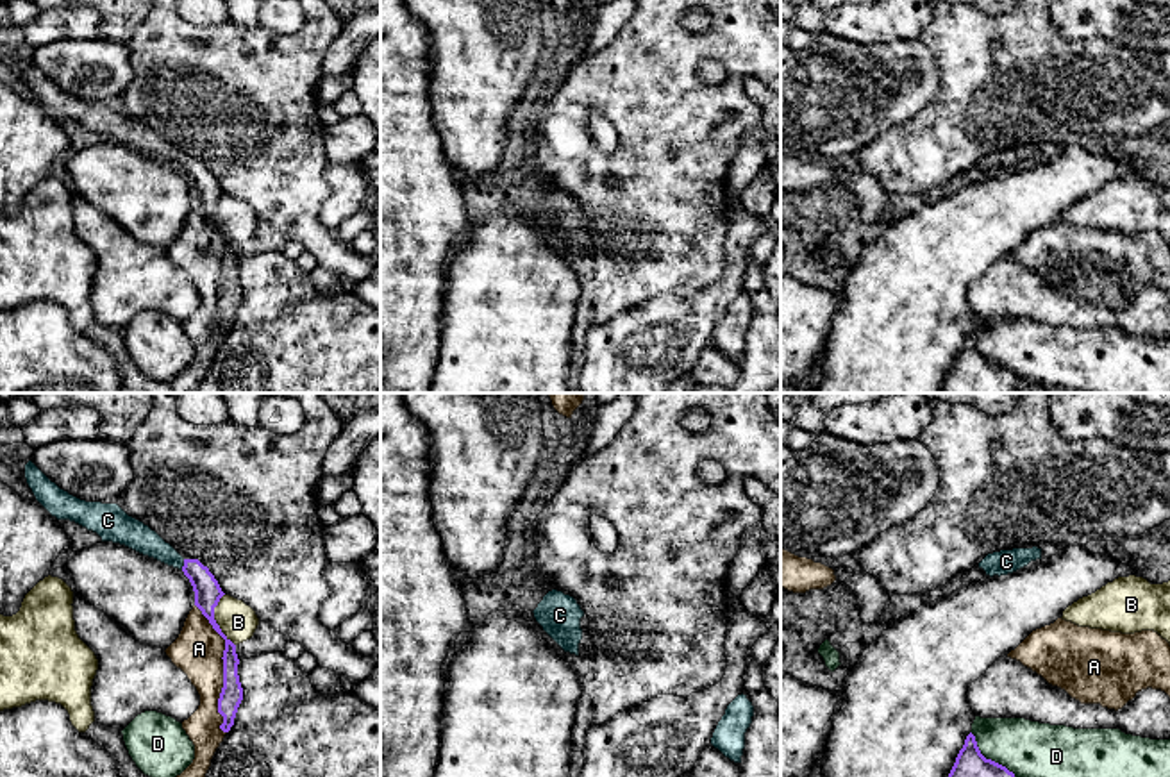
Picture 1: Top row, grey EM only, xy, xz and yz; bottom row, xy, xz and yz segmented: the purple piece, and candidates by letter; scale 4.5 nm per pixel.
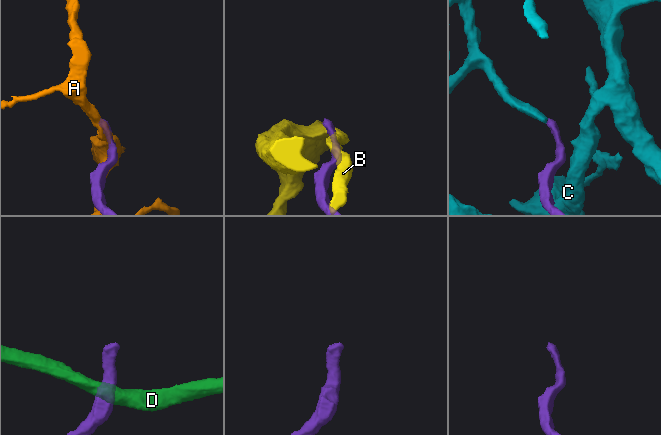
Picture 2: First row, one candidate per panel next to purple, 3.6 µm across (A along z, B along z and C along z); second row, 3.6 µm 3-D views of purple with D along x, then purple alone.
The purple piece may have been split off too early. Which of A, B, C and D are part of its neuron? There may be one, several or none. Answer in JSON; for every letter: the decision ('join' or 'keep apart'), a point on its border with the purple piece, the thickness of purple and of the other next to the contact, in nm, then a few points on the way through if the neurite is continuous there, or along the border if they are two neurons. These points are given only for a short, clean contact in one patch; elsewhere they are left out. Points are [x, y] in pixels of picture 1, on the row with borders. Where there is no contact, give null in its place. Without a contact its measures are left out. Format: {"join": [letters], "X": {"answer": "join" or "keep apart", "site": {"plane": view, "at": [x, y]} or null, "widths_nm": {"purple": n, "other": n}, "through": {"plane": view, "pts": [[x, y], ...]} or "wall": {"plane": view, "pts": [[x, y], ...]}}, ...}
{"join": ["C"], "A": {"answer": "keep apart", "site": {"plane": "xy", "at": [224, 668]}, "widths_nm": {"purple": 100, "other": 220}}, "B": {"answer": "keep apart", "site": {"plane": "xy", "at": [215, 620]}, "widths_nm": {"purple": 120, "other": 170}, "wall": {"plane": "xy", "pts": [[224, 593], [215, 608], [215, 622], [234, 645]]}}, "C": {"answer": "join", "site": {"plane": "xy", "at": [184, 565]}, "widths_nm": {"purple": 120, "other": 130}, "through": {"plane": "xy", "pts": [[208, 592], [184, 565], [138, 536]]}}, "D": {"answer": "keep apart", "site": {"plane": "yz", "at": [988, 760]}, "widths_nm": {"purple": 130, "other": 260}, "wall": {"plane": "yz", "pts": [[970, 731], [977, 749], [1015, 776]]}}}

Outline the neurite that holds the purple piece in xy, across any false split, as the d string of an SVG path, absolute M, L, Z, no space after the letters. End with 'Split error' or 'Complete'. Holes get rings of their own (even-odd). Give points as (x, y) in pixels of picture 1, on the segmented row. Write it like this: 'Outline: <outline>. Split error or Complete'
Outline: M32 461L25 464L25 479L36 500L57 520L75 522L88 531L96 532L102 541L125 545L184 572L195 591L195 606L225 639L221 657L223 688L218 698L218 713L223 716L220 729L229 732L243 700L243 688L238 675L239 659L236 645L221 632L214 620L214 607L225 593L209 568L198 559L184 559L155 531L129 516L118 504L86 502L61 489Z. Split error

